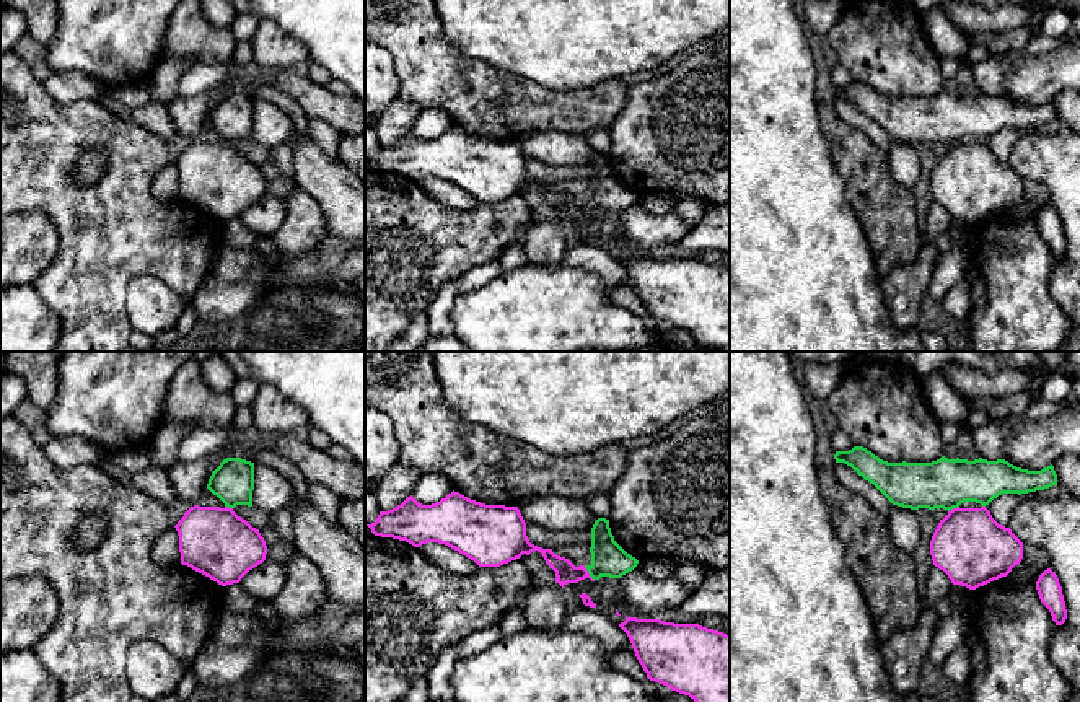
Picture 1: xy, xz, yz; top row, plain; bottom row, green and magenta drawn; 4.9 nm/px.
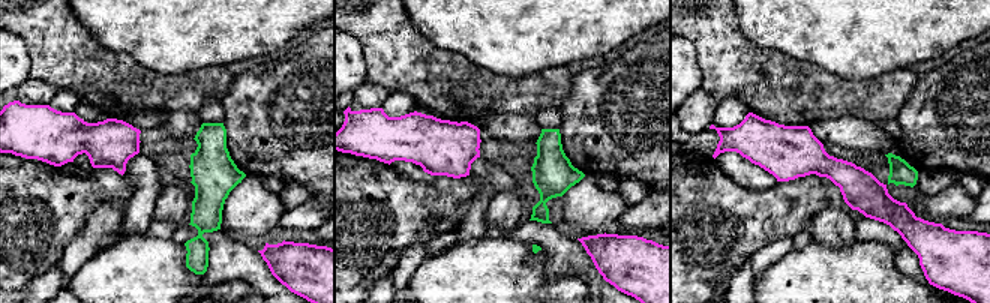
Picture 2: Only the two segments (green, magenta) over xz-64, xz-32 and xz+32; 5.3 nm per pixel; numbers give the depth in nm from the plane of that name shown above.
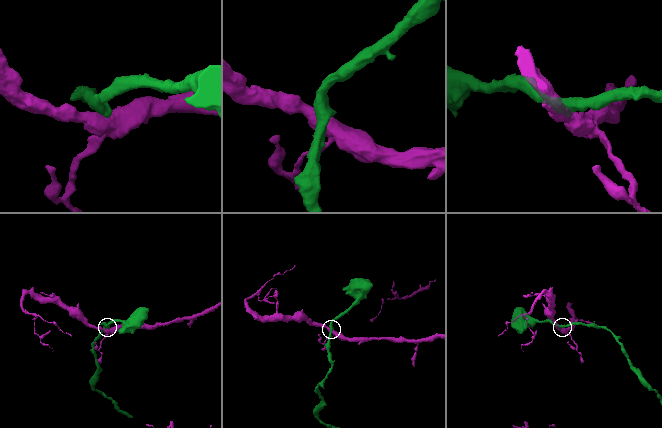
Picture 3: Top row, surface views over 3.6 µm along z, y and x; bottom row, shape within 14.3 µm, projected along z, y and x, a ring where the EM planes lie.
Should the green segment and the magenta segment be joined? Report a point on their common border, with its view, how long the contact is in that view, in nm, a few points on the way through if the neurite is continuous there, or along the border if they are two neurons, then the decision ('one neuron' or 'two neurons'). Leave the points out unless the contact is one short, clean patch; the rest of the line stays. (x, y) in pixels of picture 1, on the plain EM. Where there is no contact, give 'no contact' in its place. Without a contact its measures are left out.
contact xz (588, 207); length 90 nm; border xz (583, 201), (593, 215); two neurons

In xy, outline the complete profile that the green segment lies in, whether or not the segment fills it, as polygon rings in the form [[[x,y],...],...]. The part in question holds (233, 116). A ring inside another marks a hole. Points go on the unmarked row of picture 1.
[[[241,93],[223,94],[212,107],[207,124],[228,143],[252,142],[254,98]]]

